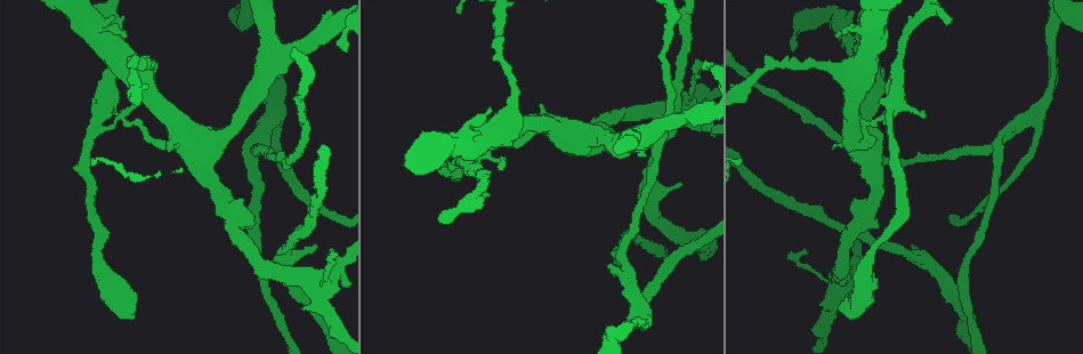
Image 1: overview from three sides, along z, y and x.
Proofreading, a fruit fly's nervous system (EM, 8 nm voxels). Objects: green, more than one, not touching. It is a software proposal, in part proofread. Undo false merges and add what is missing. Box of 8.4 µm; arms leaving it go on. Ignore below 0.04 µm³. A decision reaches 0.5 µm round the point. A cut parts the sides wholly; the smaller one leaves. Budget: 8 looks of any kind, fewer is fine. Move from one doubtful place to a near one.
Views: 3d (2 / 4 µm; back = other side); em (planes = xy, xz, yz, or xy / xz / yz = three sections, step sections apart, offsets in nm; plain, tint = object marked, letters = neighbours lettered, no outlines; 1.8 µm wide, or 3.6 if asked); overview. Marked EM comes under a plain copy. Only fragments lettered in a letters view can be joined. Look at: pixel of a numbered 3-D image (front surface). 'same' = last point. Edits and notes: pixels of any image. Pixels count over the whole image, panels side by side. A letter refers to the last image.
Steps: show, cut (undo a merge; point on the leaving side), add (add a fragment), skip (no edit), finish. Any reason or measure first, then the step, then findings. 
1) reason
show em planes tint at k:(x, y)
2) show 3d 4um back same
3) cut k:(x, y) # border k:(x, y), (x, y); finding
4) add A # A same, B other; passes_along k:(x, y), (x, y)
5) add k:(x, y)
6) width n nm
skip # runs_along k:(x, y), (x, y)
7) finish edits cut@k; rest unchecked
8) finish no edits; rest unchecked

three-way junction
show em xz step 4 tint at 1:(269, 73)

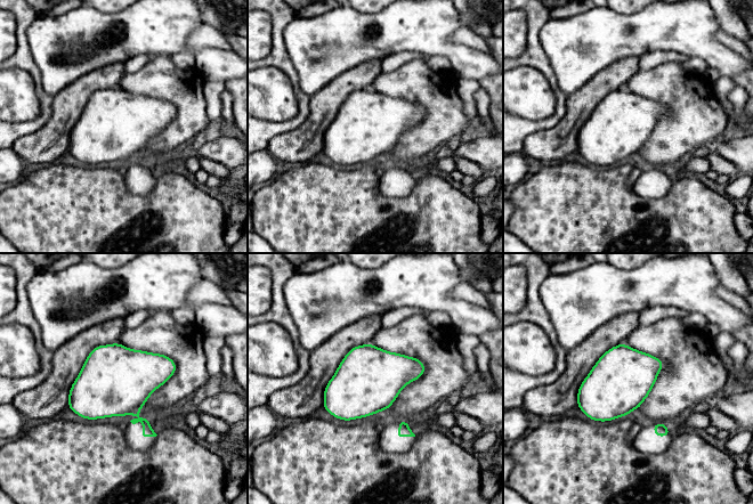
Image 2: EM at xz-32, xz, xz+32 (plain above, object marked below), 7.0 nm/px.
show em xy step 8 letters same

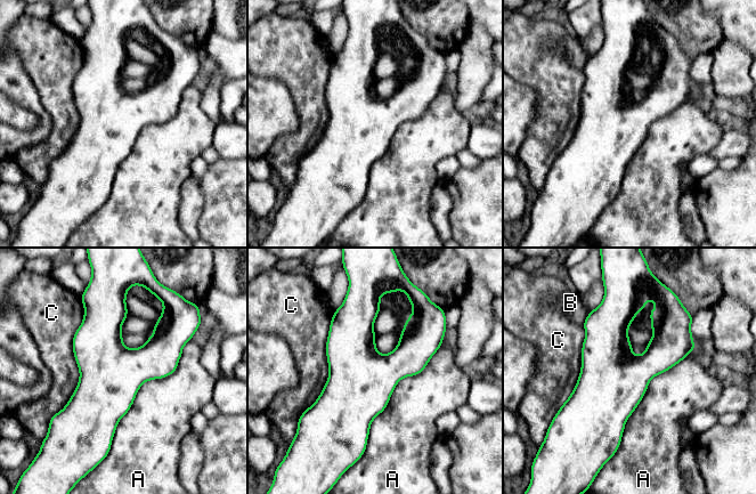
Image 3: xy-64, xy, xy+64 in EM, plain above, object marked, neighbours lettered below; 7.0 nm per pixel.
skip # A other, B other, C other; border 3:(190, 340), (107, 453); one neuron here

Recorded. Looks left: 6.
looks like a crossing
show em planes letters at 1:(1022, 124)

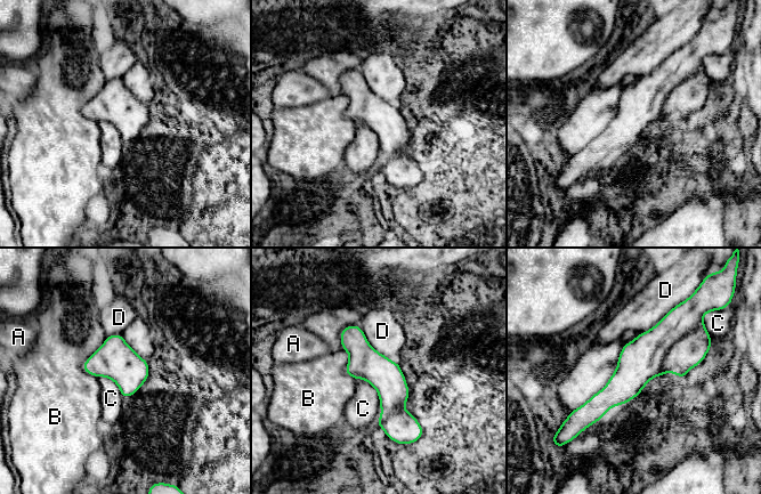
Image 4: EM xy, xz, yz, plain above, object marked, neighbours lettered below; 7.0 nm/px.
skip # A other, B other, C other, D other; border 4:(359, 377), (375, 389), (378, 420); continuous, no second neuron

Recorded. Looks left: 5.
narrows sharply
show em xz step 4 letters at 1:(296, 281)

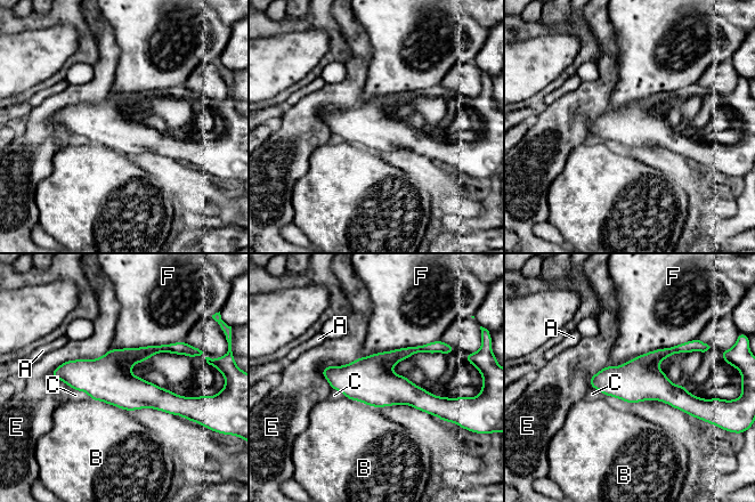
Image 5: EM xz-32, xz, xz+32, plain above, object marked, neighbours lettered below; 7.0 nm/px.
width 300 nm
skip # A other, B other, C other, E other, F other; border 5:(698, 338), (608, 365); continuous, no second neuron

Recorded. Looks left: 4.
sharp bend
show 3d 4um back at 1:(886, 125)

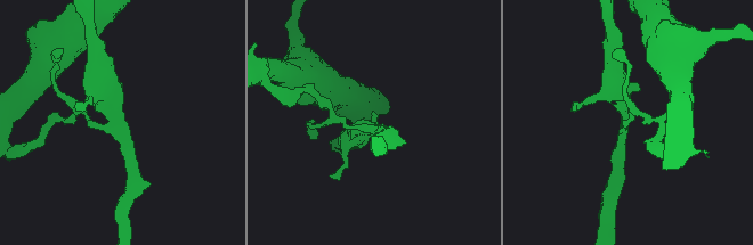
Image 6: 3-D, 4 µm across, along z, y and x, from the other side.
show em planes letters at 6:(626, 125)

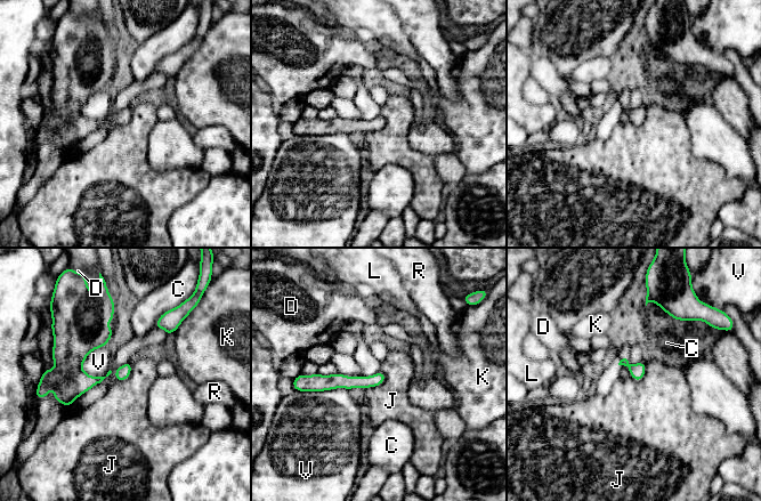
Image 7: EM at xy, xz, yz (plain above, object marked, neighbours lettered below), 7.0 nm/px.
width 90 nm
skip # C other, D other, J other, K other, L other, R other, V other; border 7:(386, 374), (381, 384), (365, 388); one neuron here

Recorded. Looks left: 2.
finish no edits; rest unchecked

